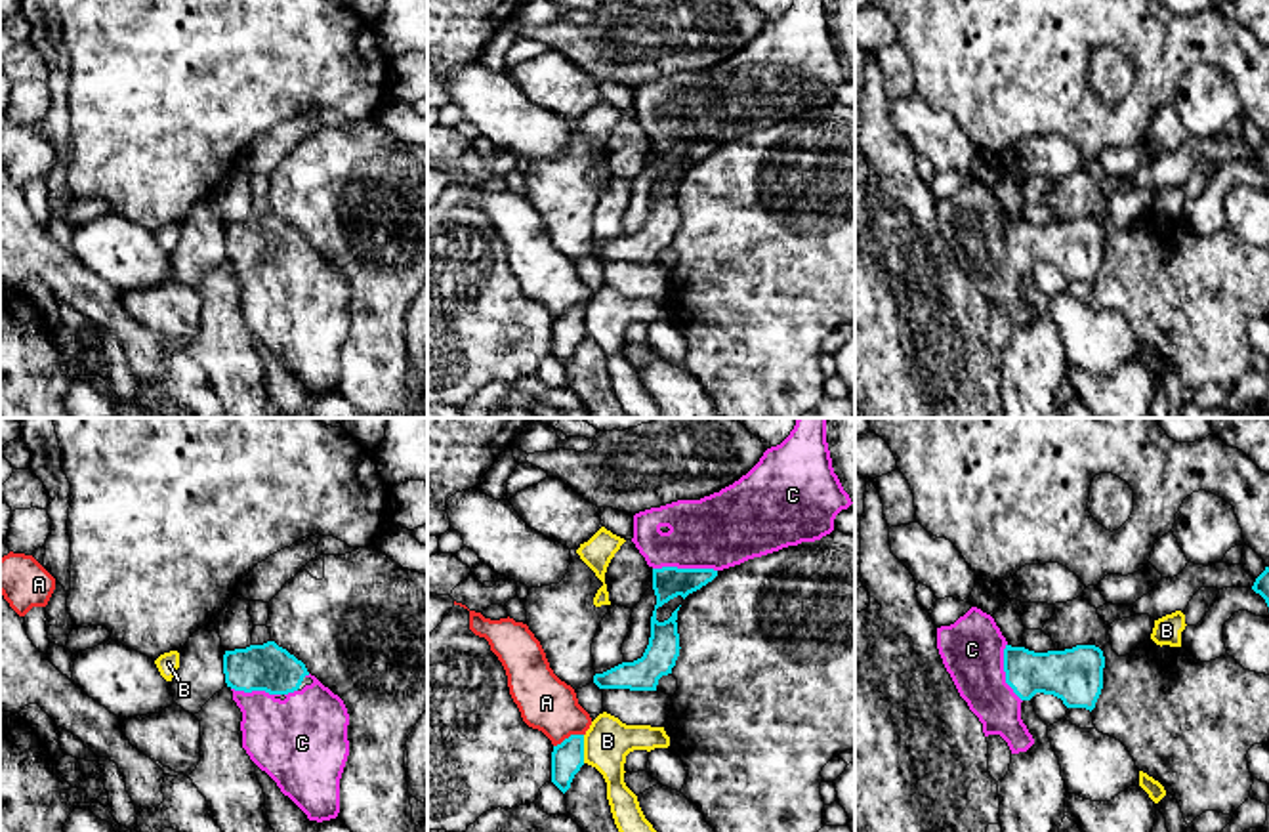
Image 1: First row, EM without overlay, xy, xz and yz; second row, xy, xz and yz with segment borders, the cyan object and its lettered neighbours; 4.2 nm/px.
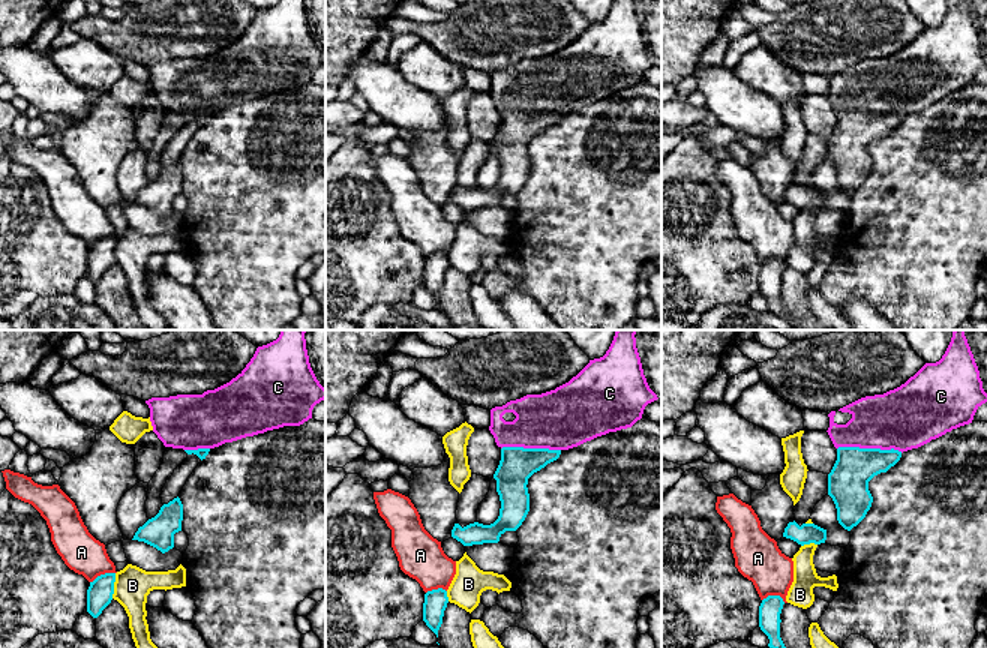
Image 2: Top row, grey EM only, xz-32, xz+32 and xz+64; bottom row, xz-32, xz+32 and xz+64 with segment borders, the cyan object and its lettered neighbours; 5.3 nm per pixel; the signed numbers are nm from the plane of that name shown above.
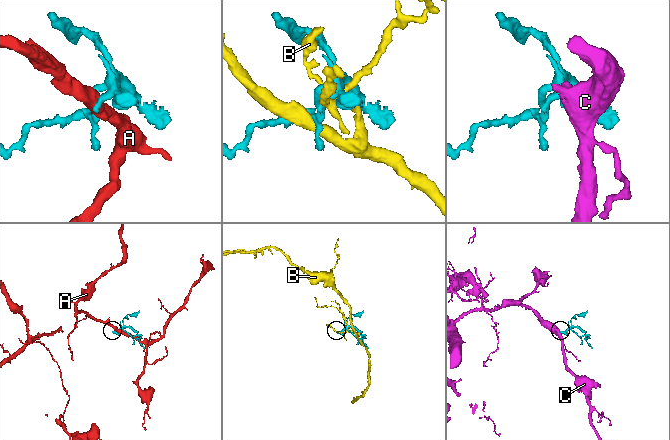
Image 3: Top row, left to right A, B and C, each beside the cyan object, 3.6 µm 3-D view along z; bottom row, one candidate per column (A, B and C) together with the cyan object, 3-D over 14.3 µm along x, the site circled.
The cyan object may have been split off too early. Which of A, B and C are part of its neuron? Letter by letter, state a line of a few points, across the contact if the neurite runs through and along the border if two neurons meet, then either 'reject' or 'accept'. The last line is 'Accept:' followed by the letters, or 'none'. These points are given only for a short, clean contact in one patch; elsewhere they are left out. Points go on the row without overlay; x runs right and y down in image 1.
A: reject
B: reject
C: line xz (668, 155), (686, 142), (724, 102); accept
Accept: C

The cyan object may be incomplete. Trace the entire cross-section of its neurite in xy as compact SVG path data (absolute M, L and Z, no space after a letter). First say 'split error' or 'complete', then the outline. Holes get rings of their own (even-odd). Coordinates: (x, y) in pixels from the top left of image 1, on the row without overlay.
split error | M275 214L225 223L225 256L242 284L242 321L309 393L340 385L340 351L349 328L349 286L343 273L311 248L302 233Z

